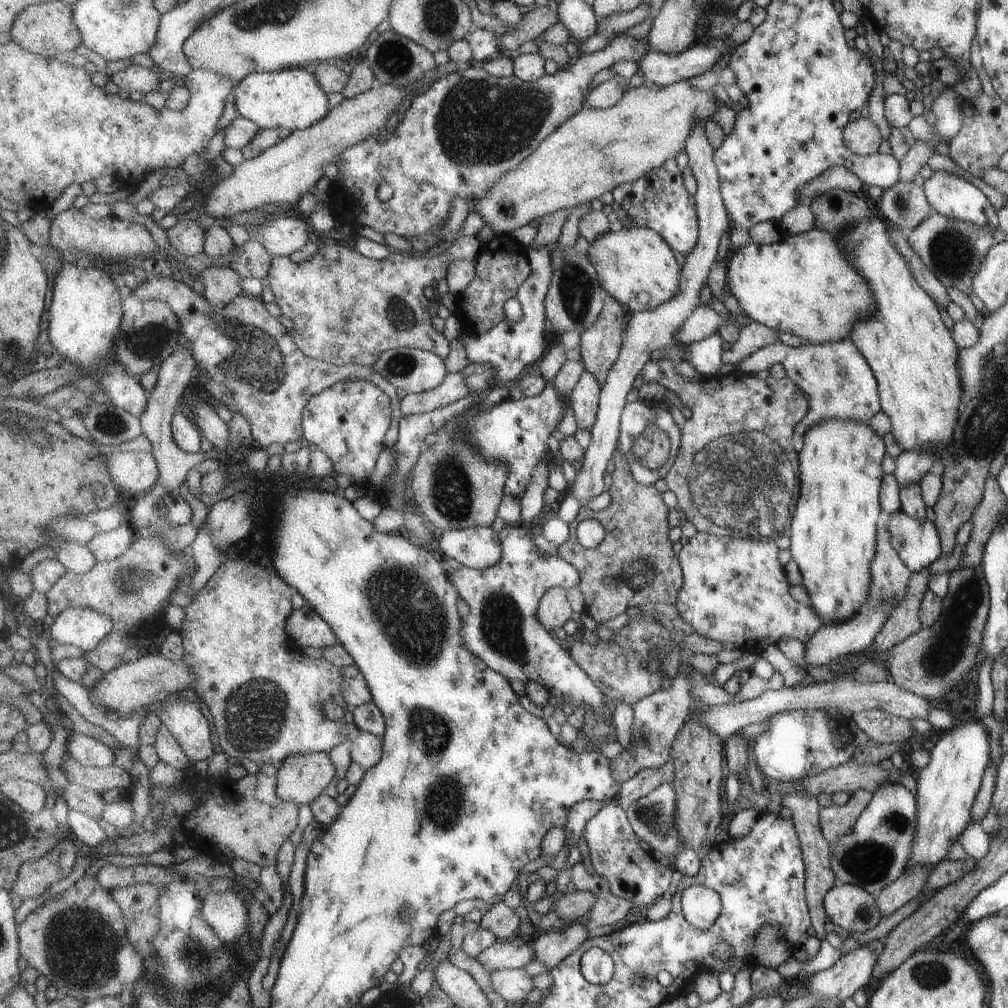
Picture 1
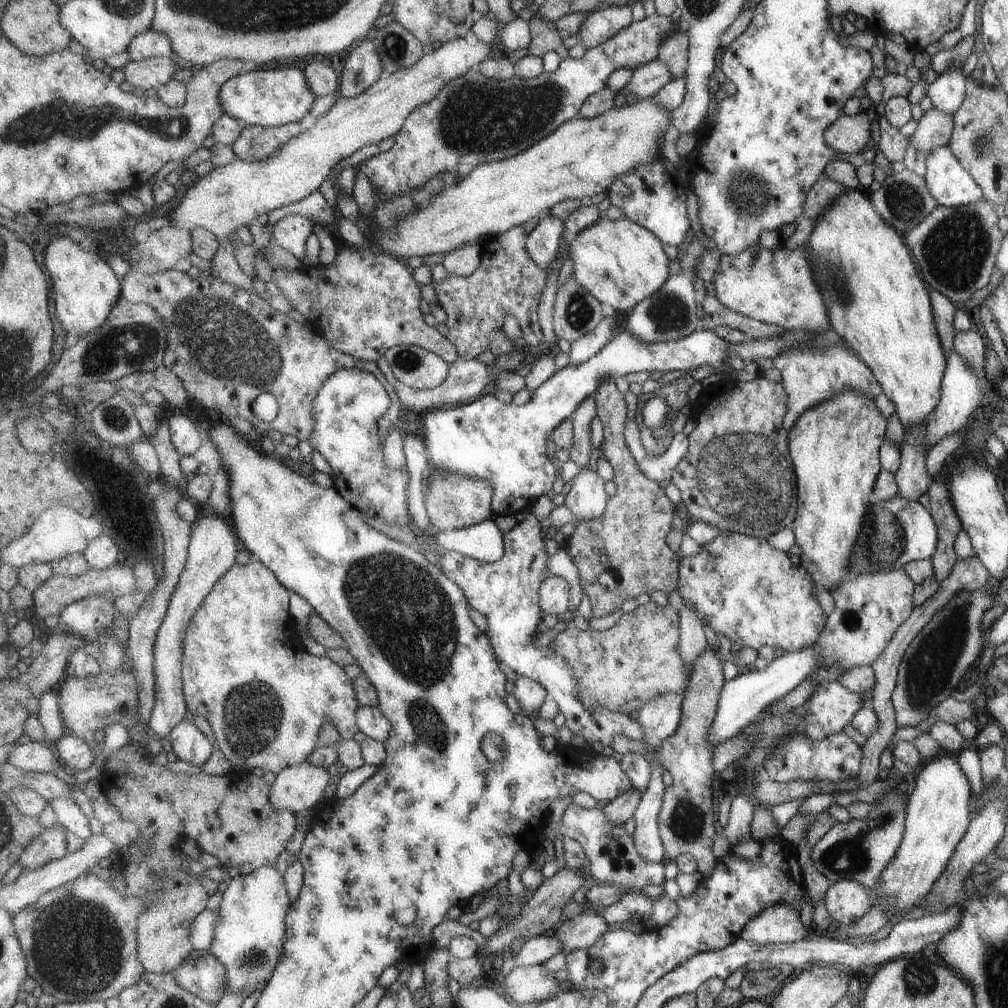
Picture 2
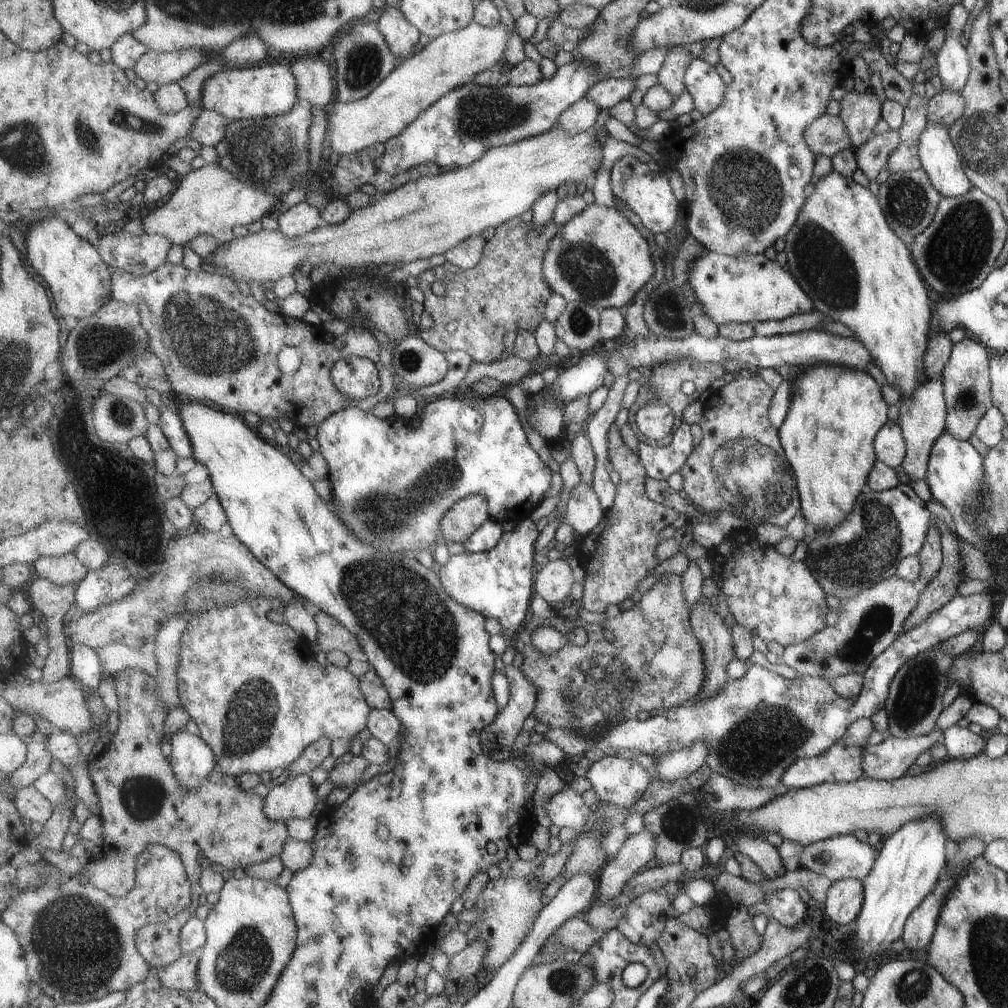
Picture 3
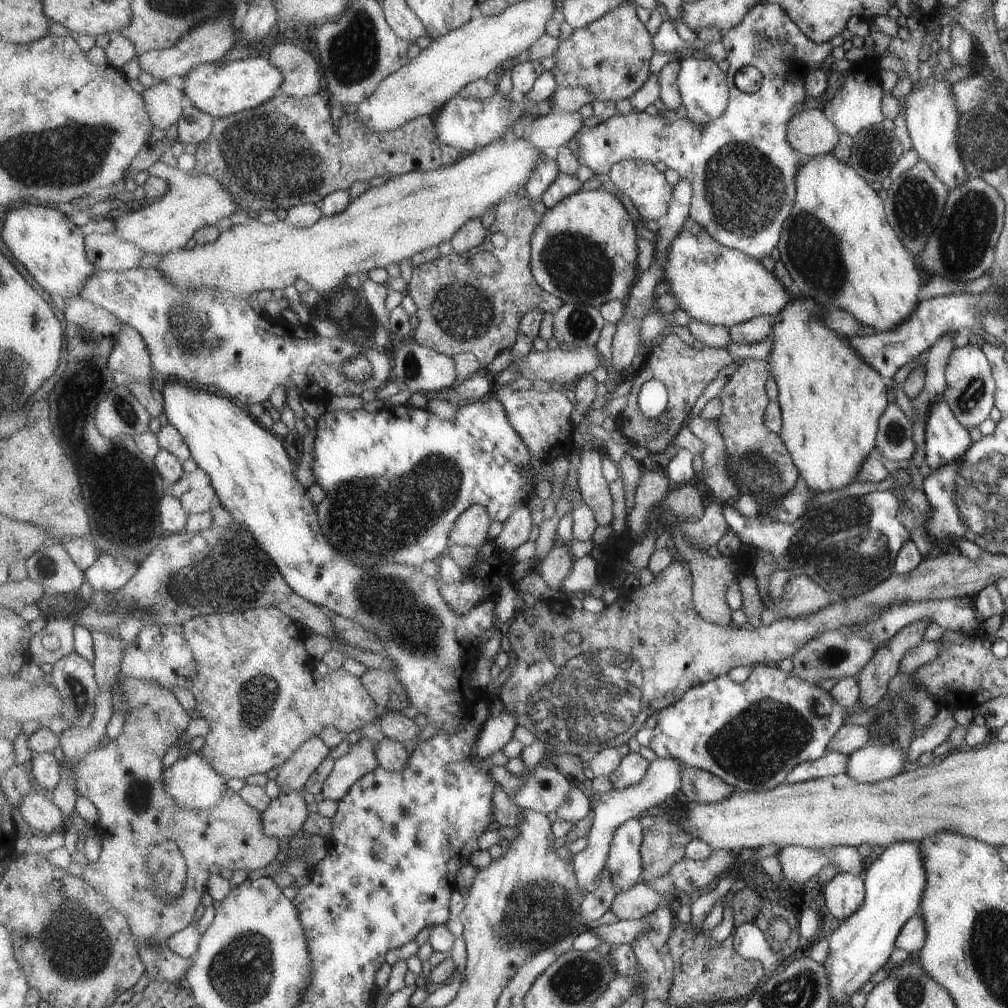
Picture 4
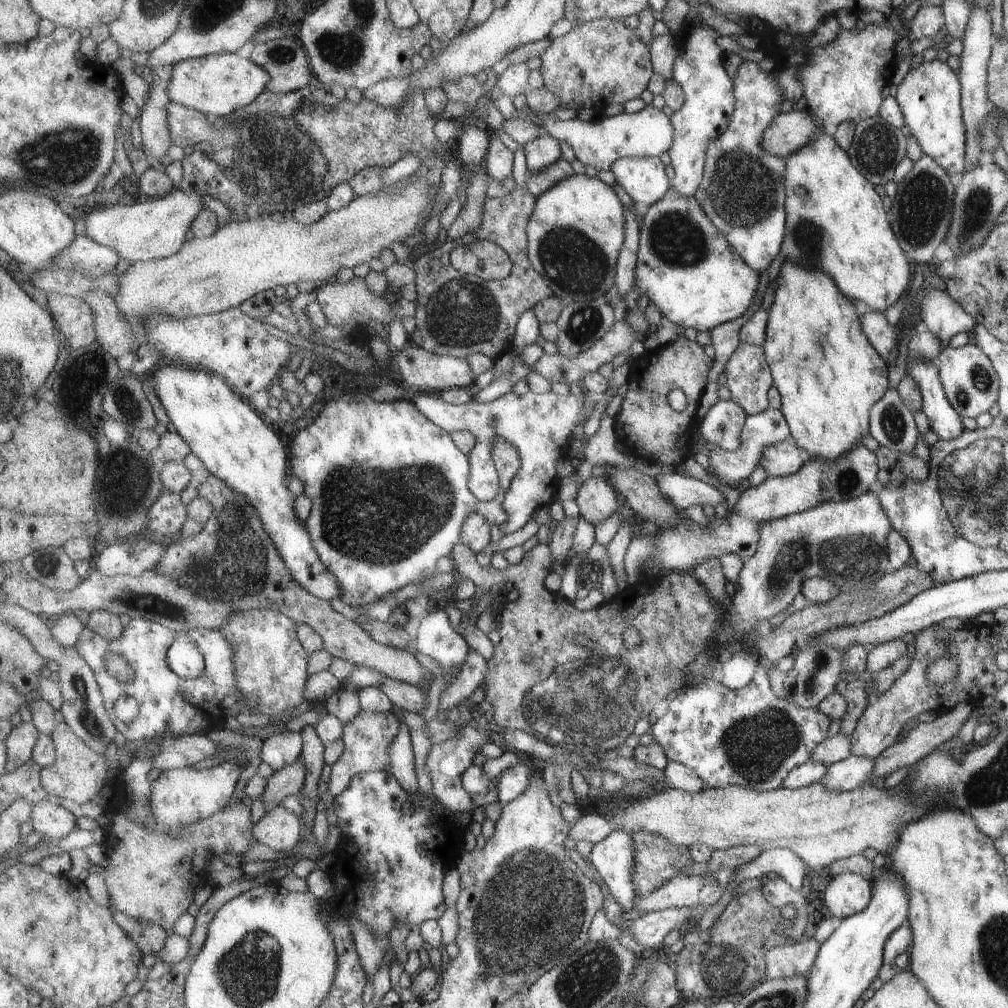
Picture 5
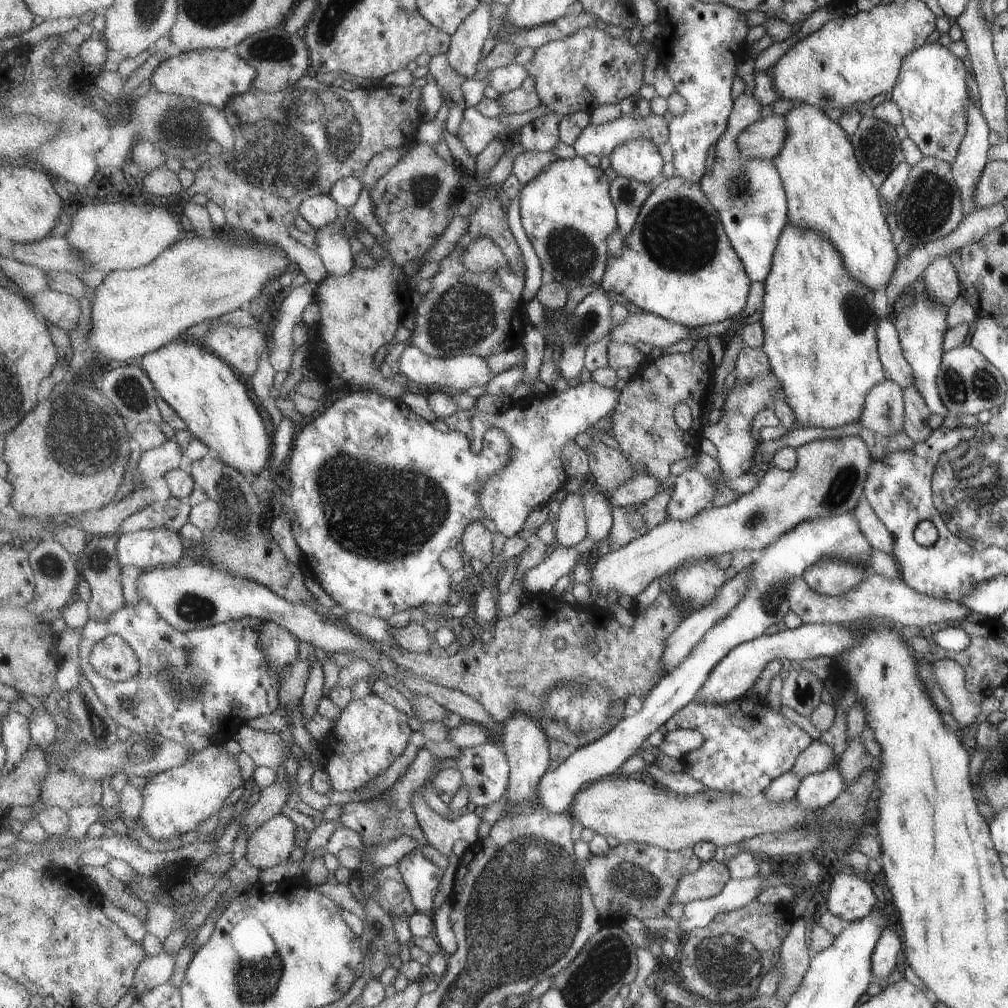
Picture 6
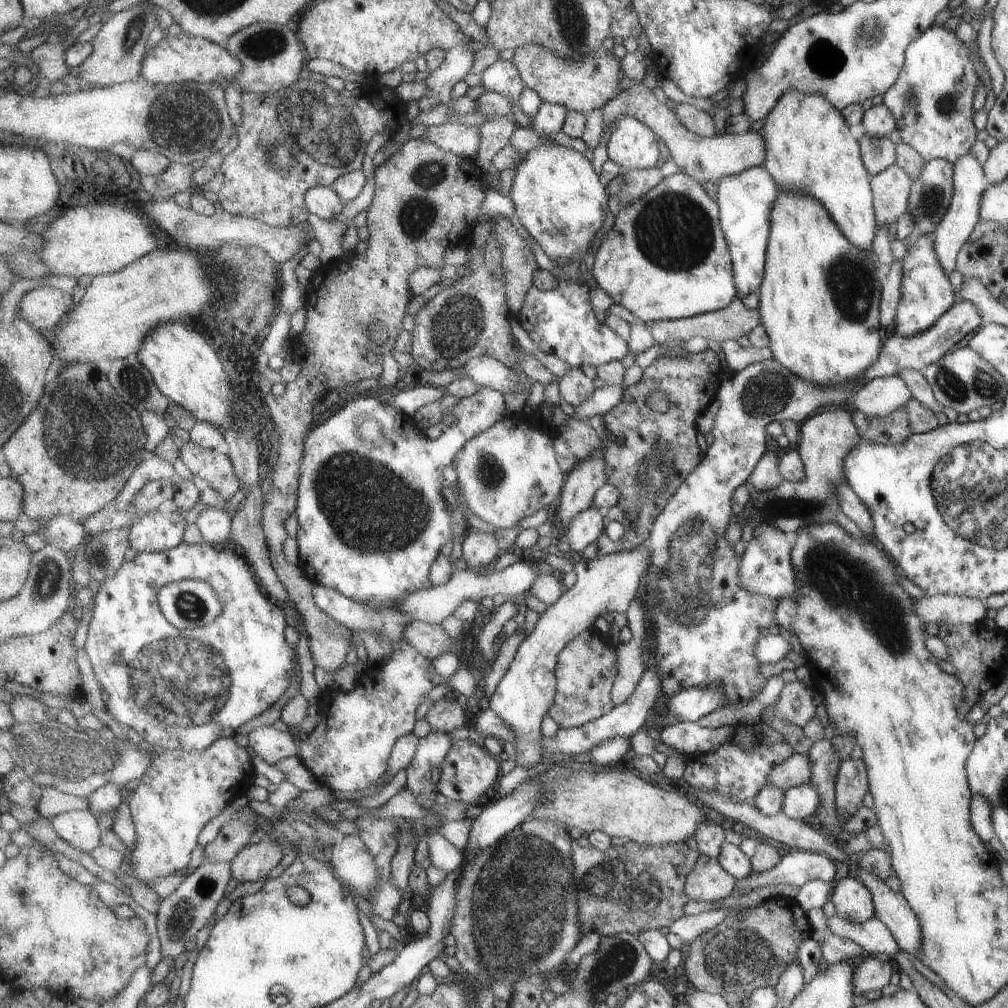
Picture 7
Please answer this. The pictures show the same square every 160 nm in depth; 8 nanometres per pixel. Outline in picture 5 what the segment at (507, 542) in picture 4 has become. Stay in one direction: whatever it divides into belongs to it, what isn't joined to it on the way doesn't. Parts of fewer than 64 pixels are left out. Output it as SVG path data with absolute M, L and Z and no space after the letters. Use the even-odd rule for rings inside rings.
M583 389L583 396L570 393L562 396L550 391L544 394L528 391L519 395L510 391L492 402L478 402L473 399L461 405L450 404L443 398L426 394L423 396L416 394L411 401L421 413L446 432L469 430L475 439L475 445L468 454L469 459L491 460L493 442L499 438L509 440L517 448L522 457L522 466L517 476L512 479L508 495L503 502L508 520L499 526L504 535L511 535L527 526L537 508L549 506L557 501L562 478L556 474L555 464L557 459L568 457L573 430L591 416L597 398L597 395Z

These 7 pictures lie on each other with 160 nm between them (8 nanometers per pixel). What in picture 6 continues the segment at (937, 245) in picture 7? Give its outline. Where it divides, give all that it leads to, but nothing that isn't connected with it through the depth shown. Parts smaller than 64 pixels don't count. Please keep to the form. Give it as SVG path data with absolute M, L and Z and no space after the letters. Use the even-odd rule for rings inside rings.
M969 100L967 127L956 159L950 165L953 181L961 194L963 214L974 211L973 192L979 174L985 166L988 144L988 127L979 107ZM937 256L918 277L931 302L941 304L947 311L959 295L956 270L948 256Z

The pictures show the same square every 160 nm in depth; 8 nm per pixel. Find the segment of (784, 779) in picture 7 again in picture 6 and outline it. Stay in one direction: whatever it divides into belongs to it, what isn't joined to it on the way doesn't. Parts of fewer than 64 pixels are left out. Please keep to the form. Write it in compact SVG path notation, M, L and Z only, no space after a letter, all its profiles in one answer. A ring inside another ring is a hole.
M812 740L811 744L797 756L796 763L793 764L790 772L804 779L805 776L833 767L837 761L831 746L819 740Z

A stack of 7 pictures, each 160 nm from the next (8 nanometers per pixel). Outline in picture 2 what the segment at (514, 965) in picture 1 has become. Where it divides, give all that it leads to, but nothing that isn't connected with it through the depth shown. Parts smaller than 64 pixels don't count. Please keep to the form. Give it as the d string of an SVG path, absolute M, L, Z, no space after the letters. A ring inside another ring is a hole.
M555 930L547 934L541 934L532 939L522 942L519 949L512 954L510 958L517 966L529 966L545 964L551 960L555 954L563 952L564 942L562 938L555 933Z

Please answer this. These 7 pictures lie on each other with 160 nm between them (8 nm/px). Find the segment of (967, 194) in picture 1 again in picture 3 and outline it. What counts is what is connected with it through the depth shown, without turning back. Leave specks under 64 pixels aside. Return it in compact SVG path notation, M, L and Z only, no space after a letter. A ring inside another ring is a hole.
M926 124L919 136L920 168L925 172L929 182L941 197L957 198L971 190L972 184L965 176L959 153L952 140L949 140L948 128L941 124Z

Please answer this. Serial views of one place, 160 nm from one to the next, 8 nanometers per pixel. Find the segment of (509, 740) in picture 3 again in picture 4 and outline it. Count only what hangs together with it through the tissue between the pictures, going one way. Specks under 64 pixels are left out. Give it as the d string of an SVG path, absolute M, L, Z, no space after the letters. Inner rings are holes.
M505 708L498 717L489 718L489 722L482 728L479 738L477 738L477 746L475 746L475 760L479 758L488 759L490 754L501 751L501 749L513 738L513 732L519 724L517 716L513 712L508 712Z

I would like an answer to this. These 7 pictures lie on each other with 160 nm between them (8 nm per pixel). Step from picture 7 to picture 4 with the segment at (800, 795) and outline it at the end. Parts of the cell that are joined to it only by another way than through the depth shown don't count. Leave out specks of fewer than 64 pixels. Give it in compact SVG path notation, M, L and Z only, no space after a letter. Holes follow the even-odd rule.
M869 742L848 756L845 773L857 783L875 783L906 768L905 753L898 745Z

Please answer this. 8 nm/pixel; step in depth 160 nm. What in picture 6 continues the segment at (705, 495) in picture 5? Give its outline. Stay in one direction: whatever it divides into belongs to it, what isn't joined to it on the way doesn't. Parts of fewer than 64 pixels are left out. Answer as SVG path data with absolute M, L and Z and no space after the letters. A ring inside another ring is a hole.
M639 473L631 480L623 482L615 492L607 492L613 507L633 507L643 504L645 500L653 500L661 492L661 480L648 473Z

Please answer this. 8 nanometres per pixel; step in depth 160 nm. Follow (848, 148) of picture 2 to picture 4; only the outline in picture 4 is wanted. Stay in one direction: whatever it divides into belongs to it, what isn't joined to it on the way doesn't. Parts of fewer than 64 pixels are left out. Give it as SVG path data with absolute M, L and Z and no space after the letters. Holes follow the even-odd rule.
M805 107L791 116L785 138L795 152L813 157L831 153L840 139L840 133L821 110Z

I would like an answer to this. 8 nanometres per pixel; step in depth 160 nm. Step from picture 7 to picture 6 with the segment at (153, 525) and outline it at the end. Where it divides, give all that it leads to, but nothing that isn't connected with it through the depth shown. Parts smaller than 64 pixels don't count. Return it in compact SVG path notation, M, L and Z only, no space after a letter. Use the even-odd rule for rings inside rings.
M168 528L147 529L121 534L117 547L120 564L123 566L133 565L139 571L147 570L149 567L157 568L159 565L175 565L187 551L187 548L183 547L182 534Z

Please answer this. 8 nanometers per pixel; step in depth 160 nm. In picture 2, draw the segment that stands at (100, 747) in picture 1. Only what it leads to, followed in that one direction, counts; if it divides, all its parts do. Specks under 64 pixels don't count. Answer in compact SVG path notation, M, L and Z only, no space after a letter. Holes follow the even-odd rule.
M65 735L55 746L57 756L66 770L71 772L83 772L93 766L93 750L77 735Z

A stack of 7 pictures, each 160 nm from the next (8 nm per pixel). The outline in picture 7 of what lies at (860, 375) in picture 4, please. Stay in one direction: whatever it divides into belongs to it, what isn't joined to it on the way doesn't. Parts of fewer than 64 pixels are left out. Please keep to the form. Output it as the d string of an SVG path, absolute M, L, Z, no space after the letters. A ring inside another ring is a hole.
M781 192L769 216L768 246L765 248L764 279L757 291L760 326L767 334L773 360L795 378L815 386L845 386L877 362L879 356L879 280L871 254L855 248L833 224L825 208L803 192Z

